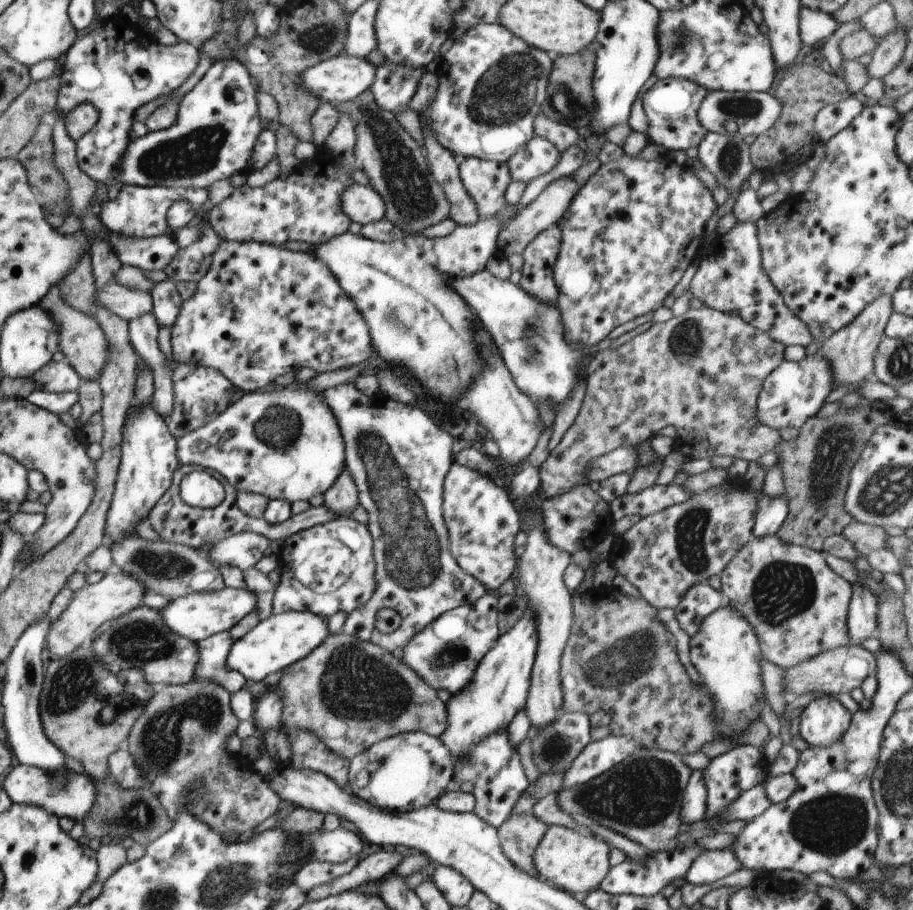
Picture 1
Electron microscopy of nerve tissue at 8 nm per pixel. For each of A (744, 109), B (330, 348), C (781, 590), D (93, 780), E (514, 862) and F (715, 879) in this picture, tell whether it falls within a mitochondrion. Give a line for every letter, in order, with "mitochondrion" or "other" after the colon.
A: mitochondrion
B: other
C: mitochondrion
D: other
E: other
F: other

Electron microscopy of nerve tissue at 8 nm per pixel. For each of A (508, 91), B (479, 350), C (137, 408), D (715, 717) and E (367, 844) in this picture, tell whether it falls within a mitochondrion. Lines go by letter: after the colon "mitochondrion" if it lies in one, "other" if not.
A: mitochondrion
B: other
C: other
D: other
E: other

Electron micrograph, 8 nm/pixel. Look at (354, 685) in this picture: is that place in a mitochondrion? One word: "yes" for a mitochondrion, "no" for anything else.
yes

